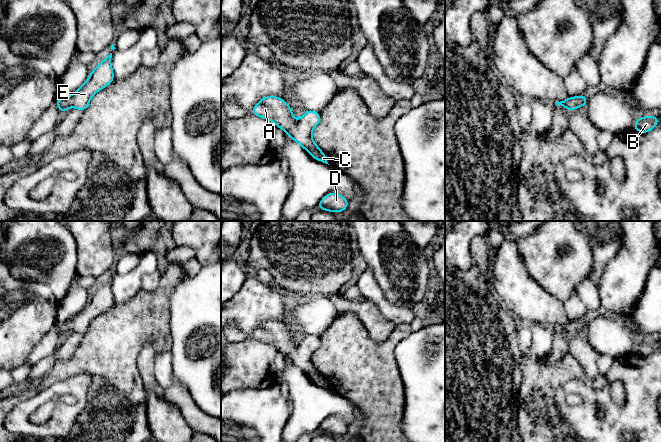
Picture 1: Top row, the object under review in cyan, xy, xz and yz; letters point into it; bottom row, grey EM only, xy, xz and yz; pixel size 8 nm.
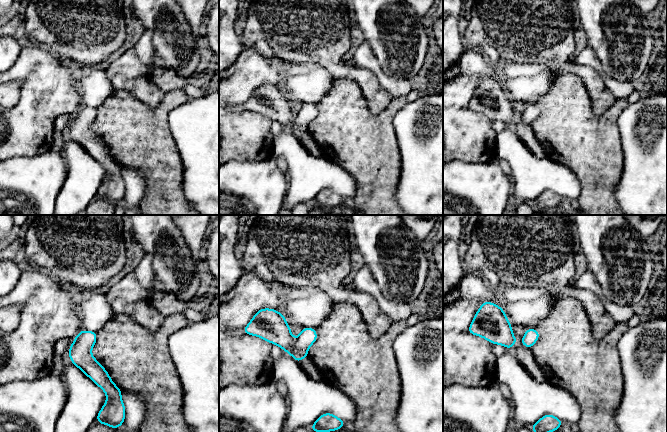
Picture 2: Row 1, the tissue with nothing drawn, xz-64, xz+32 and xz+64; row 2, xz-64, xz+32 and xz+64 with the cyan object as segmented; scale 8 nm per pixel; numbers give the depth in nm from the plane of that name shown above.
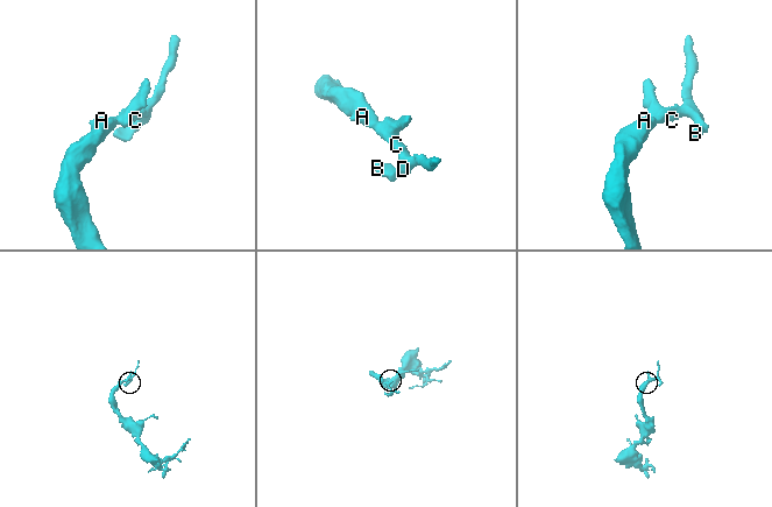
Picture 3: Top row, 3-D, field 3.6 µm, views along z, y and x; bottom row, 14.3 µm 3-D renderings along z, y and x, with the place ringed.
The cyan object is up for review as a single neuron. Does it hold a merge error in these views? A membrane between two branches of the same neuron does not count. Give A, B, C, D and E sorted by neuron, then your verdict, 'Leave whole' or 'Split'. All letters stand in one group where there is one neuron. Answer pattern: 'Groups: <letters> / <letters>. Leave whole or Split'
Groups: A B C D E. Leave whole

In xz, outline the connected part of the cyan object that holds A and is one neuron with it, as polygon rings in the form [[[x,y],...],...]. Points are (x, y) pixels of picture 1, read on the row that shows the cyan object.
[[[265,96],[252,109],[251,113],[258,117],[274,122],[277,128],[288,133],[288,136],[301,145],[315,160],[328,164],[327,156],[319,149],[312,139],[312,130],[320,123],[321,116],[318,112],[306,110],[302,117],[296,121],[291,107],[277,96]]]

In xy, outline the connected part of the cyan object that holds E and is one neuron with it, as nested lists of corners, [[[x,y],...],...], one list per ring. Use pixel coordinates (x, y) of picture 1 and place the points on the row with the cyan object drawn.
[[[112,53],[102,62],[98,63],[93,72],[89,74],[86,82],[67,98],[56,98],[60,113],[64,113],[69,107],[84,111],[87,109],[91,97],[114,81],[114,73],[111,66]]]

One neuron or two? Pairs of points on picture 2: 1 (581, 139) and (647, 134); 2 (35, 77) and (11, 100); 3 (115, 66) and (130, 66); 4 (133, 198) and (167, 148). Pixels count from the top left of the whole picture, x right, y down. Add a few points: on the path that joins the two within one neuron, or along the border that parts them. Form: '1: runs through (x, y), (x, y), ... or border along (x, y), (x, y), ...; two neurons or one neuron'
1: border along (620, 113), (617, 119), (617, 126), (623, 159); two neurons
2: border along (17, 80), (20, 84), (20, 98), (10, 109); two neurons
3: runs through (119, 66), (126, 66); one neuron
4: border along (126, 167), (143, 176), (145, 192), (137, 204); two neurons

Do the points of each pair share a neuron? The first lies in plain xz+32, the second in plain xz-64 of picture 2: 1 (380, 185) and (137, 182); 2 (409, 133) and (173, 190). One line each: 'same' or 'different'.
1: different
2: different

